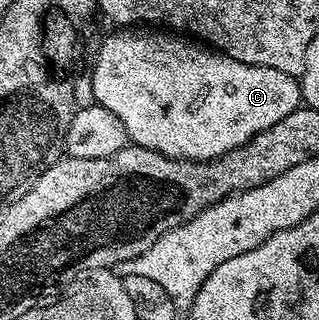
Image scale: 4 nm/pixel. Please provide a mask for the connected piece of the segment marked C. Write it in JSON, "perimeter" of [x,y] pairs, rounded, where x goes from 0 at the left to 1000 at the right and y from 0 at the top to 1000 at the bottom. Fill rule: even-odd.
{"perimeter":[[[376,84],[351,100],[364,103],[345,106],[317,134],[313,169],[301,178],[301,206],[288,216],[288,291],[301,300],[292,303],[298,325],[332,334],[332,347],[345,347],[357,359],[370,359],[370,372],[382,372],[382,397],[395,397],[411,450],[442,453],[470,472],[495,472],[524,491],[558,491],[583,503],[658,503],[668,491],[708,484],[724,466],[759,459],[796,419],[859,397],[859,384],[871,384],[871,372],[944,338],[947,294],[937,250],[884,222],[859,222],[859,209],[759,197],[721,172],[693,166],[687,153],[661,150],[624,125],[555,109],[539,97],[492,97],[476,84]]]}

